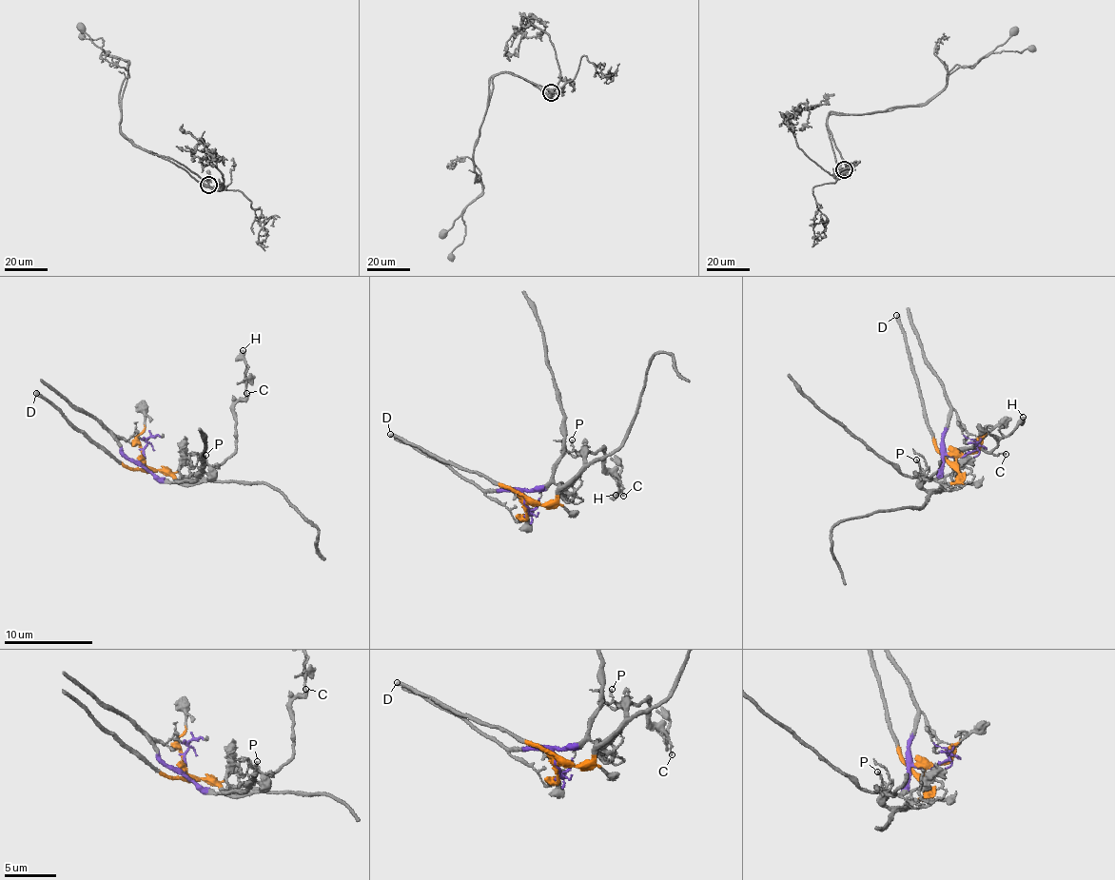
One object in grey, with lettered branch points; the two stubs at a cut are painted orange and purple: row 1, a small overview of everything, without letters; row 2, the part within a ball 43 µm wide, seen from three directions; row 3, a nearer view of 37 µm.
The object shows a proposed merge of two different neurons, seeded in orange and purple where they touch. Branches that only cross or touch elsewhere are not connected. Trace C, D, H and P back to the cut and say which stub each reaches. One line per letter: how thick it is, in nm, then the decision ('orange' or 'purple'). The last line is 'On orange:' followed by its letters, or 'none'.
C: 120 nm thick; orange
D: 280 nm thick; orange
H: 320 nm thick; orange
P: 160 nm thick; purple
On orange: C, D, H

